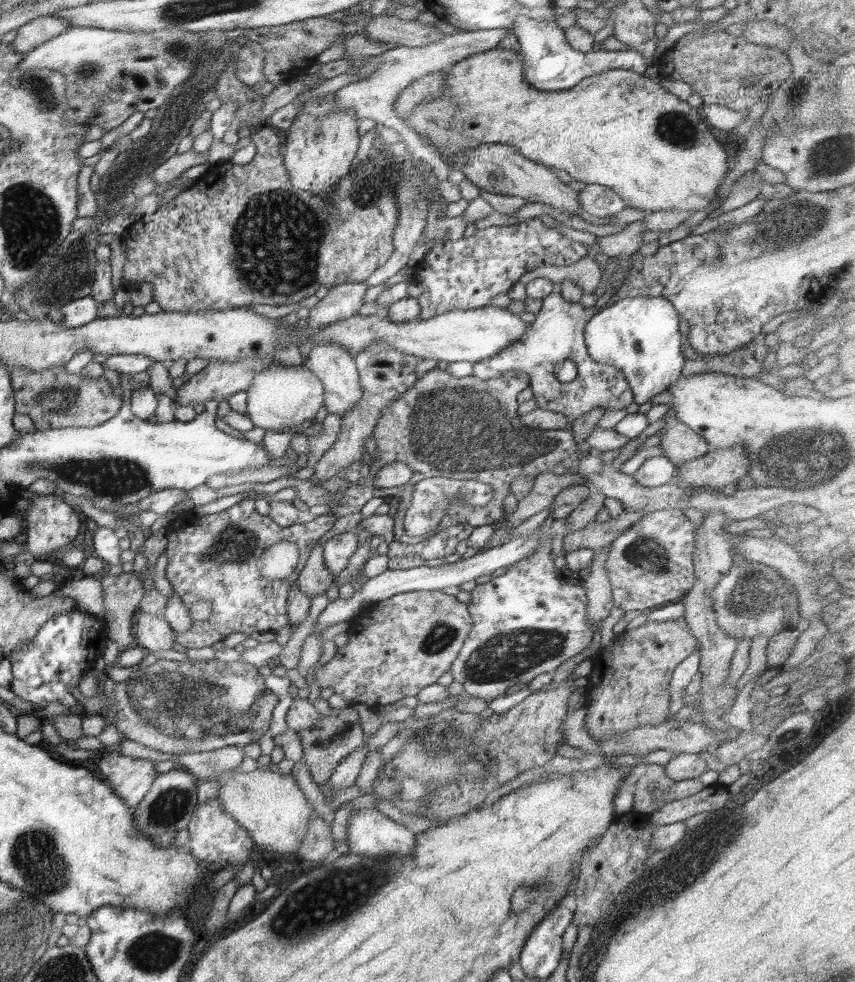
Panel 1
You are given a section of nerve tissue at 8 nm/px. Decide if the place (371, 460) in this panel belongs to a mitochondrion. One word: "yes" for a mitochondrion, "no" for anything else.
no

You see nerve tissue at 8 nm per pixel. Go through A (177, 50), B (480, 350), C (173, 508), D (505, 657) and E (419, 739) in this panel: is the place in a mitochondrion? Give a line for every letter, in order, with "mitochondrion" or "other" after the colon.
A: mitochondrion
B: other
C: other
D: mitochondrion
E: mitochondrion

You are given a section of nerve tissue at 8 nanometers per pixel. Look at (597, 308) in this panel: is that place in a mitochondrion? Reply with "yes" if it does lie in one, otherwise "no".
no

